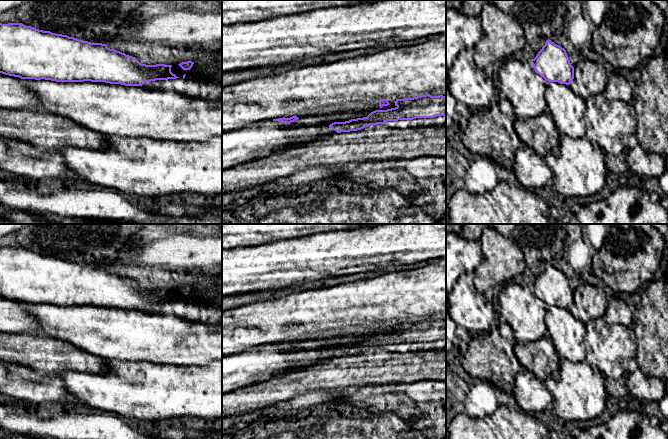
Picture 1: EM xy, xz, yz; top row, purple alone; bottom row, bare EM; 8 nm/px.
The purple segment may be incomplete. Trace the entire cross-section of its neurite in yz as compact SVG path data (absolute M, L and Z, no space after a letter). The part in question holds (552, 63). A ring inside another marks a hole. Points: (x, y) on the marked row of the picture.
M546 40L531 63L535 72L546 81L569 85L574 79L574 67L566 50L551 40Z

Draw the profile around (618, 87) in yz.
M616 71L608 75L608 82L603 93L609 100L630 103L633 97L633 83Z

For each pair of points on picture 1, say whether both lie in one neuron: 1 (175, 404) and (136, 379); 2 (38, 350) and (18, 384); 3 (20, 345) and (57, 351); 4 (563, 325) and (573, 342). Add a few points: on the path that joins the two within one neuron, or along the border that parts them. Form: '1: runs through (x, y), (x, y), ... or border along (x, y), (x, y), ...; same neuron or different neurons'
1: runs through (165, 394), (150, 392), (146, 389); same neuron
2: border along (10, 362), (24, 364), (39, 373), (50, 375); different neurons
3: runs through (29, 349), (48, 351); same neuron
4: runs through (564, 329), (568, 333), (569, 338); same neuron

